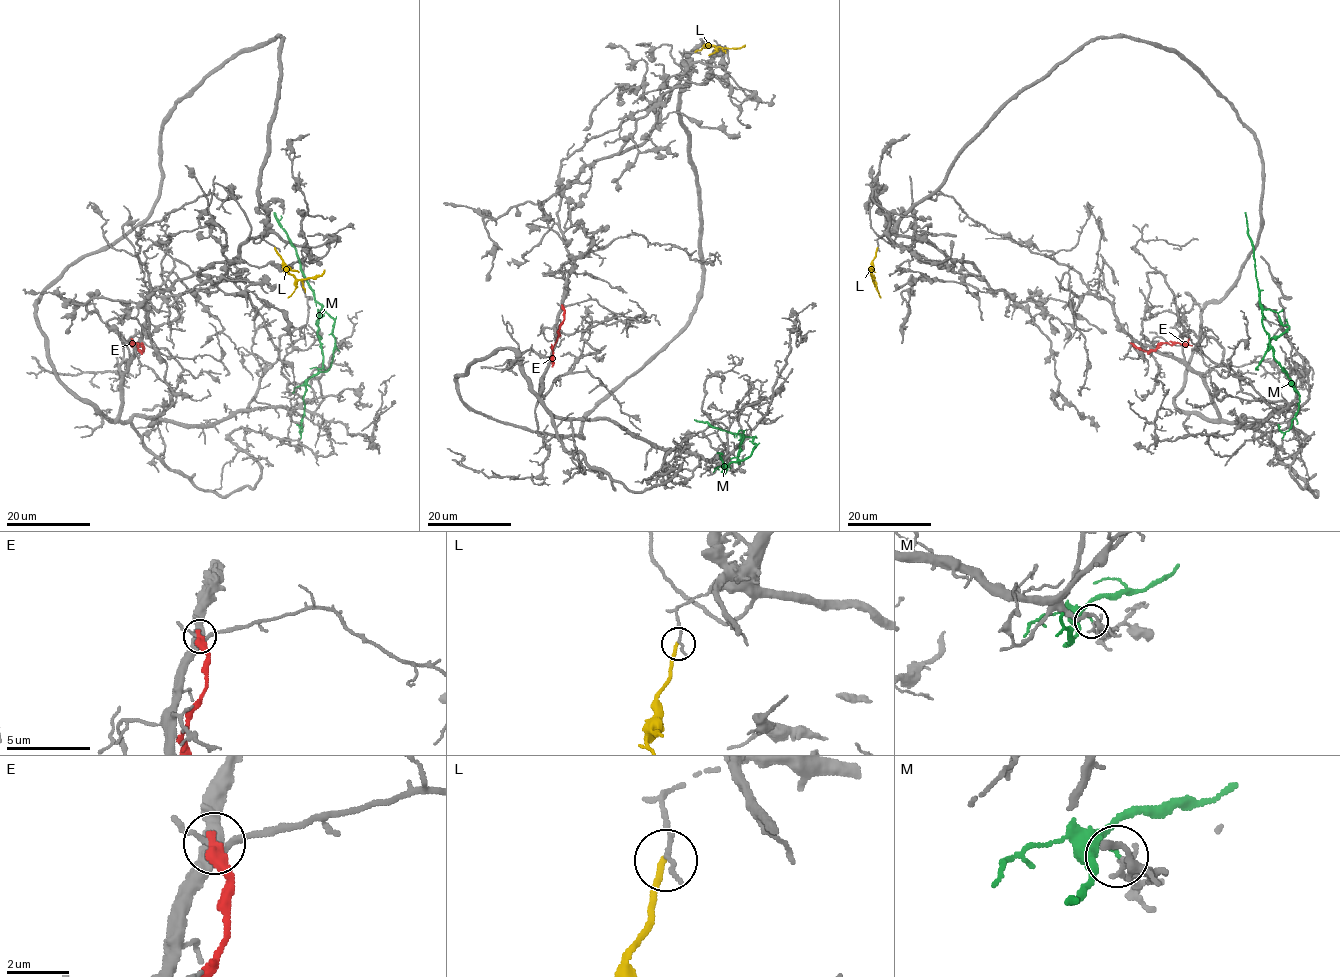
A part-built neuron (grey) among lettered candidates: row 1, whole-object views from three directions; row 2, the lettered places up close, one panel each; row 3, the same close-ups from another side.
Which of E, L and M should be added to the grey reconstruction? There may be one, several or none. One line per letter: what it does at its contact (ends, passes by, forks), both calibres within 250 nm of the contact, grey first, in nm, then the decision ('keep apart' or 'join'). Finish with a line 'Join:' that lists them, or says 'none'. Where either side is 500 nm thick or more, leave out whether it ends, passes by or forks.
E: it ends there; 150 nm thick on the grey side, 460 nm on the other; keep apart
L: it ends there; 110 nm thick on the grey side, 190 nm on the other; keep apart
M: it ends there; 160 nm thick on the grey side, 120 nm on the other; keep apart
Join: none

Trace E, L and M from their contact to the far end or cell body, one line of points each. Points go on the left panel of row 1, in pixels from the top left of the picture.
E: (142, 344), (143, 351), (136, 343), (131, 345), (131, 338)
L: (274, 248), (282, 266), (298, 280), (317, 278), (324, 269)
M: (309, 386), (306, 381), (324, 372), (334, 357), (334, 320), (315, 300), (296, 248), (274, 213)

